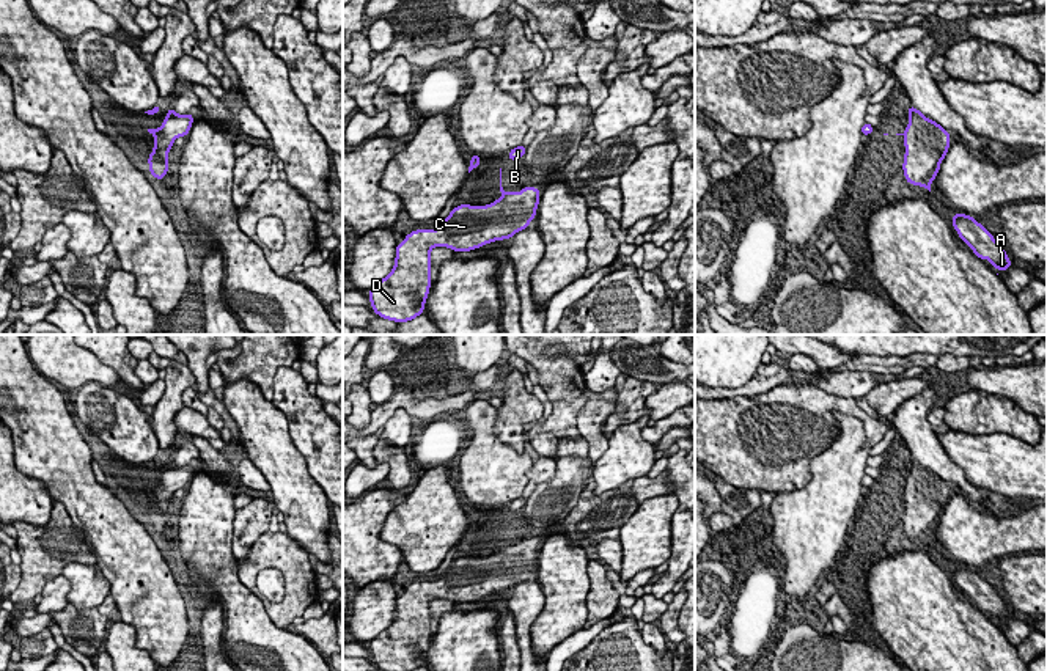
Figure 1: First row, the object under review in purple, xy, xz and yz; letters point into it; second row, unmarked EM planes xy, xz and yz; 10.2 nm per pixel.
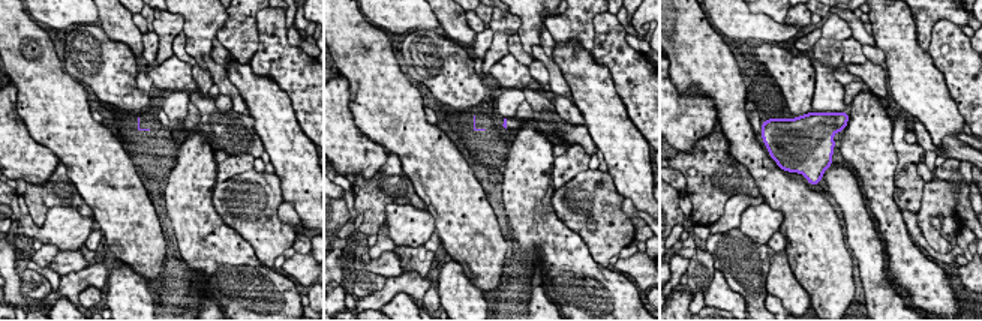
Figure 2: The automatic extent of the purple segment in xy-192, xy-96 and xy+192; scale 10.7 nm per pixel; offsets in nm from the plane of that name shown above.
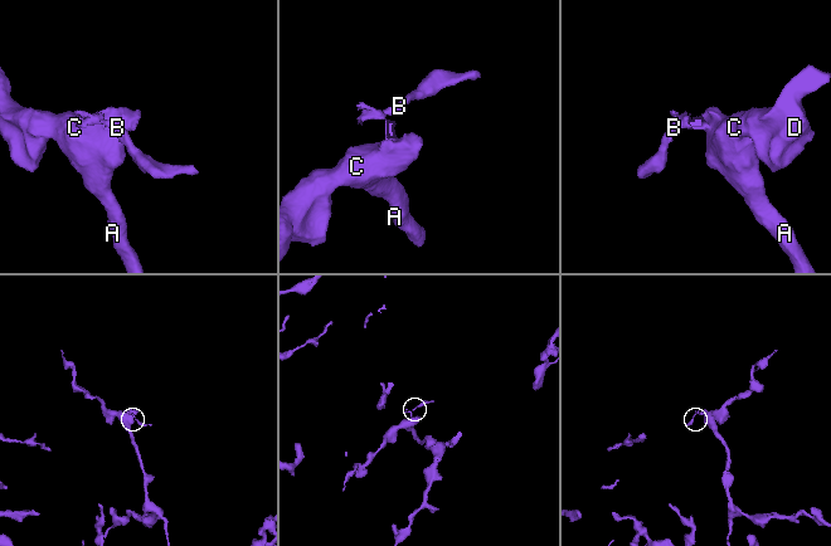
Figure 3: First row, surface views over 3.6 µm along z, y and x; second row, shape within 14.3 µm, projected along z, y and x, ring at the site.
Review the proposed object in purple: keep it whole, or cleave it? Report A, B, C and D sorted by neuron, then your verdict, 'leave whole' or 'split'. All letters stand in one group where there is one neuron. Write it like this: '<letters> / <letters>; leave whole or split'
A C D / B; split

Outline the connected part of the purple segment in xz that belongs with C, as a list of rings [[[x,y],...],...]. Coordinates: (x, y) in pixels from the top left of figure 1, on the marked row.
[[[535,184],[486,206],[459,204],[437,229],[415,229],[396,245],[393,270],[369,289],[373,311],[384,319],[409,322],[424,311],[431,288],[431,250],[470,251],[511,239],[536,218],[541,190]]]

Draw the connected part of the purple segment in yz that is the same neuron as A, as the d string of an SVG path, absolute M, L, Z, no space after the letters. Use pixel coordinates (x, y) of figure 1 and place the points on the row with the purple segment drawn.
M953 214L953 228L978 258L990 261L992 269L1005 272L1011 267L1011 258L1005 248L972 215Z

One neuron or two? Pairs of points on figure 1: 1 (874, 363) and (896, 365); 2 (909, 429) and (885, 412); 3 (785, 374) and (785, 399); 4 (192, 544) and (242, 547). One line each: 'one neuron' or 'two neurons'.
1: one neuron
2: two neurons
3: two neurons
4: two neurons

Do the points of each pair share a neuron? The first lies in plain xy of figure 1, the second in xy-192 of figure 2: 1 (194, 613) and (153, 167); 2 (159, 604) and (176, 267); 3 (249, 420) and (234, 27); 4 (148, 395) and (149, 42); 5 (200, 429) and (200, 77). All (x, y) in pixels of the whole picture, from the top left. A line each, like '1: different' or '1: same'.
1: same
2: different
3: different
4: same
5: different

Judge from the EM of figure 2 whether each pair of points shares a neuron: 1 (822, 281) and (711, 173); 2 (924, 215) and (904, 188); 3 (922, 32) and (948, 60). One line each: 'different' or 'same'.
1: different
2: different
3: different

